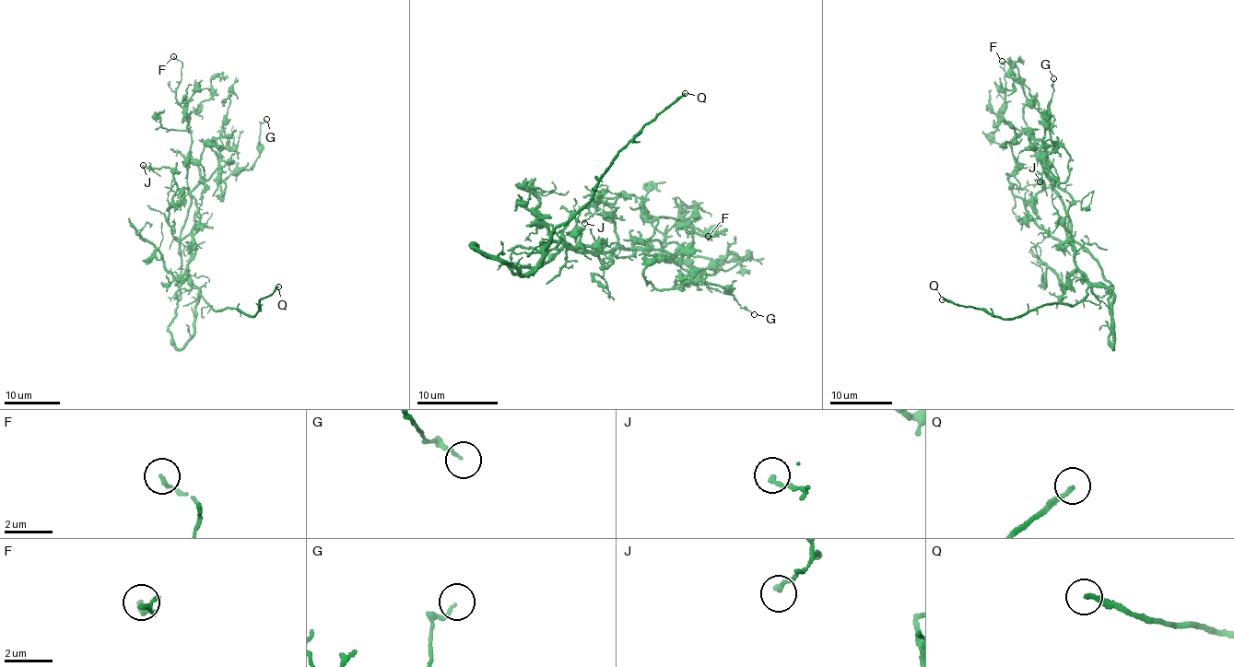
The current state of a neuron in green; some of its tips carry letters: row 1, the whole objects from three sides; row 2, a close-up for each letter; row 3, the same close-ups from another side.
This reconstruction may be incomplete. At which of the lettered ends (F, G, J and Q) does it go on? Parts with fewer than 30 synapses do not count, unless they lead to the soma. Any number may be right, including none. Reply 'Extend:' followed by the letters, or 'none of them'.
Extend: Q

